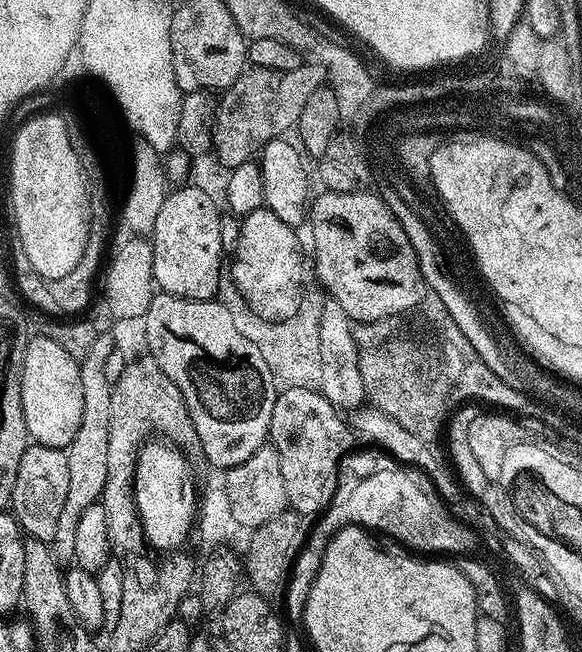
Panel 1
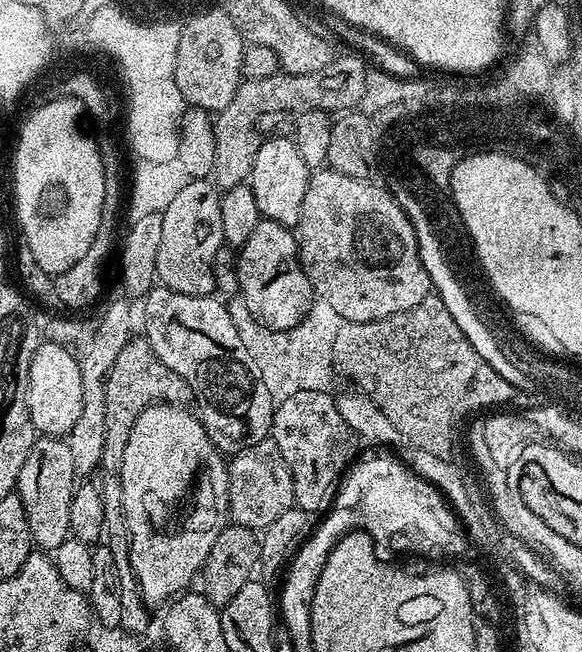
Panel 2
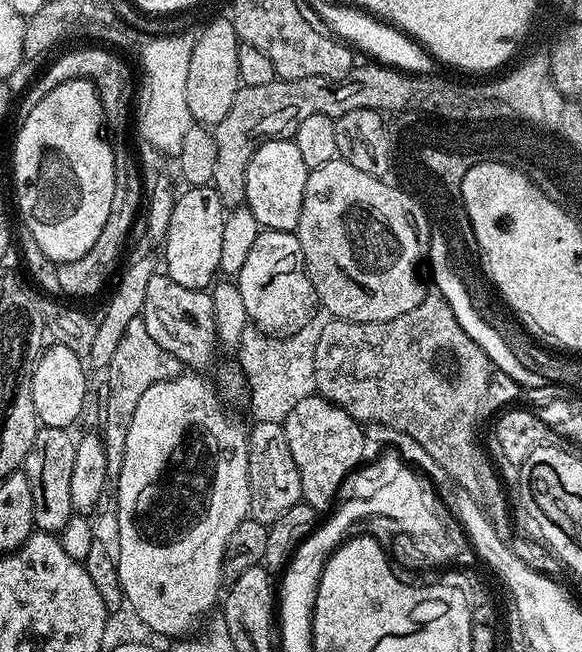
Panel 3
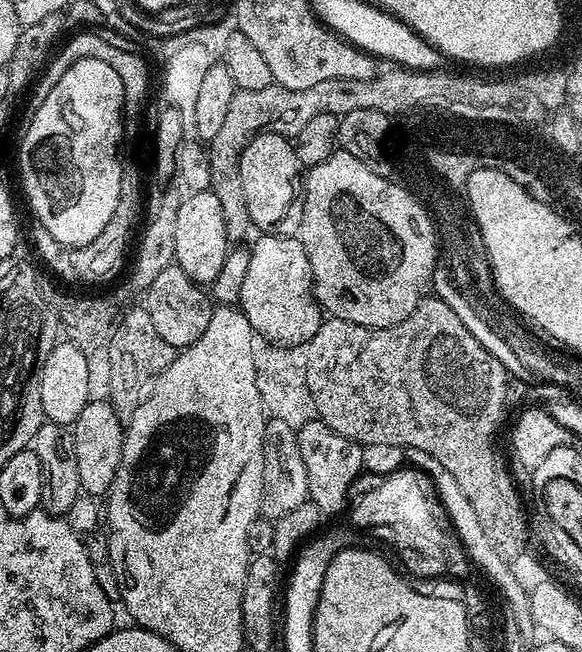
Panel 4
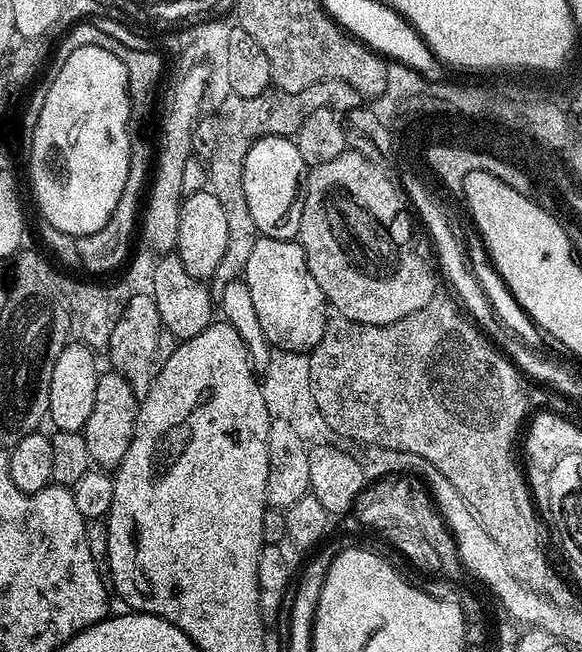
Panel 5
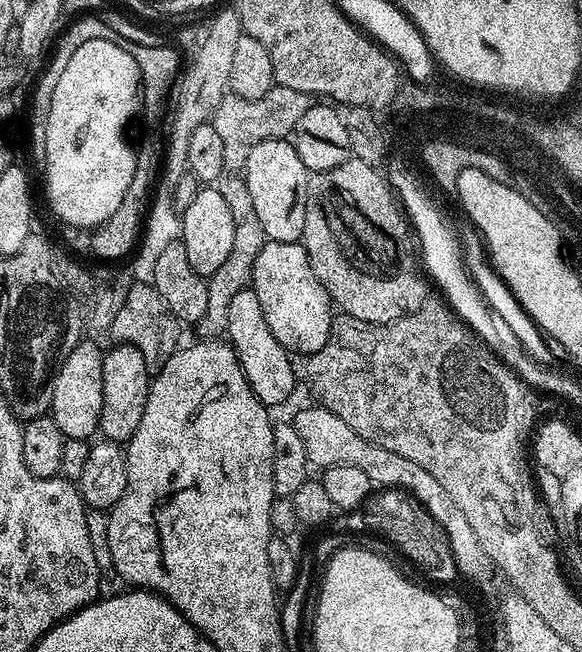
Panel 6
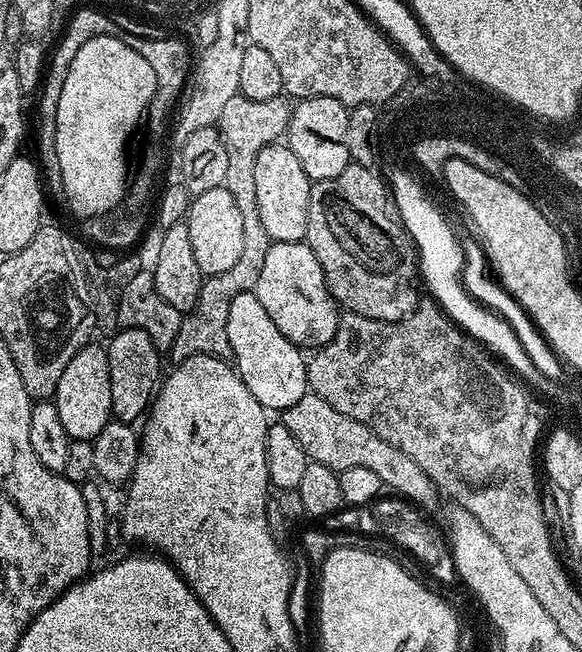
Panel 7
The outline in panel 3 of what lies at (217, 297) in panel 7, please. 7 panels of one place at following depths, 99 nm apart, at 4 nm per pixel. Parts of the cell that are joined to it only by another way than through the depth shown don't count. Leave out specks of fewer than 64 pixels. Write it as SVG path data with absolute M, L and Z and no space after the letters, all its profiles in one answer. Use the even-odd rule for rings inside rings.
M278 78L274 82L266 82L266 86L242 86L236 91L234 106L230 106L230 111L226 113L226 118L222 118L222 122L214 125L217 158L210 184L224 203L225 209L231 210L244 204L248 164L238 164L238 148L244 152L246 136L257 136L262 142L269 138L283 137L287 133L284 132L287 128L289 131L302 118L310 118L312 110L318 110L316 108L318 88L320 82L316 82L316 78L302 78L302 82Z

